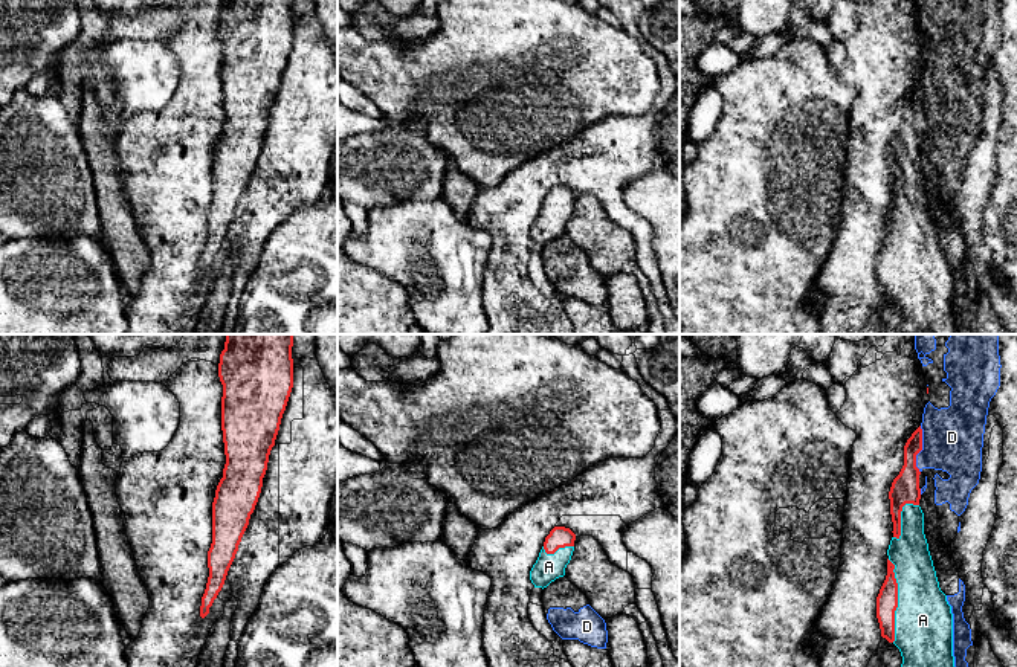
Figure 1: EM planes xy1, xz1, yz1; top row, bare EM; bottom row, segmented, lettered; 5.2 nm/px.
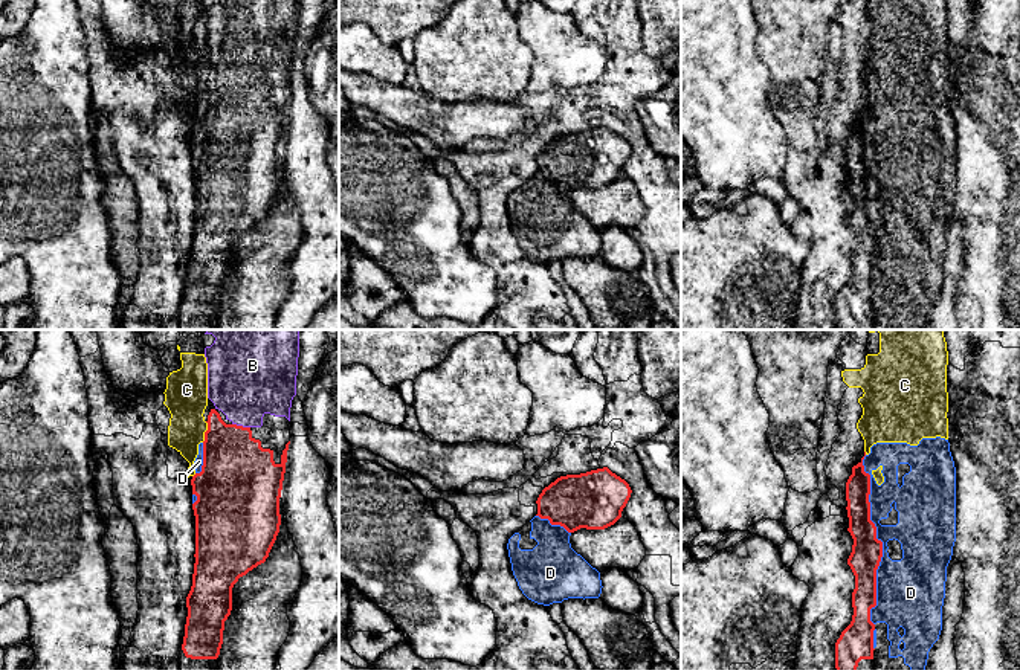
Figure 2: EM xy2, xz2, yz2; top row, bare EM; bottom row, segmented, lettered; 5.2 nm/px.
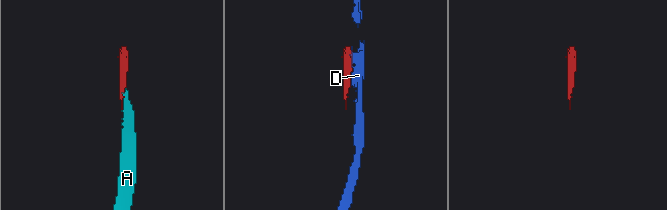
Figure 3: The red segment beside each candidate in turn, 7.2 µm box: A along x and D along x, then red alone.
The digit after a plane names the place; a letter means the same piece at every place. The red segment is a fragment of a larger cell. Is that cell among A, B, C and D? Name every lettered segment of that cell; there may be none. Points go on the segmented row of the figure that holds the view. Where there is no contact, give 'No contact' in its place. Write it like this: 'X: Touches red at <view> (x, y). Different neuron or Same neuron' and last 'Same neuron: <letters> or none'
A: Touches red at yz1 (897, 600). Same neuron
B: Touches red at xy2 (242, 426). Same neuron
C: Touches red at xy2 (205, 432). Different neuron
D: Touches red at yz2 (880, 541). Different neuron
Same neuron: A, B

